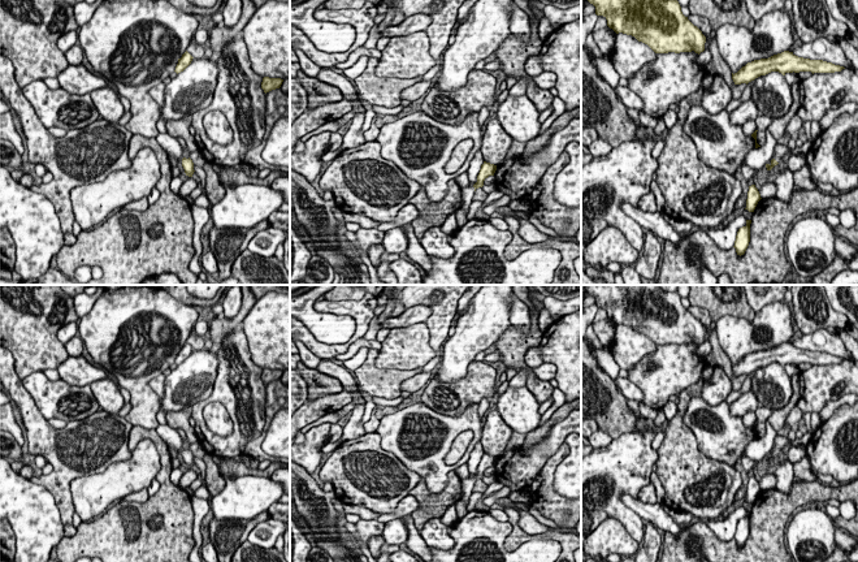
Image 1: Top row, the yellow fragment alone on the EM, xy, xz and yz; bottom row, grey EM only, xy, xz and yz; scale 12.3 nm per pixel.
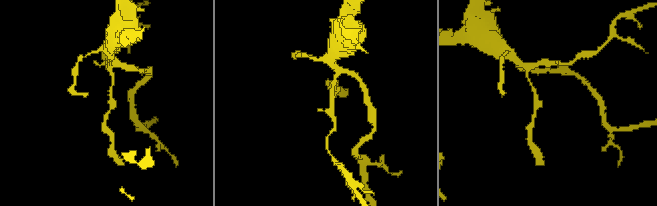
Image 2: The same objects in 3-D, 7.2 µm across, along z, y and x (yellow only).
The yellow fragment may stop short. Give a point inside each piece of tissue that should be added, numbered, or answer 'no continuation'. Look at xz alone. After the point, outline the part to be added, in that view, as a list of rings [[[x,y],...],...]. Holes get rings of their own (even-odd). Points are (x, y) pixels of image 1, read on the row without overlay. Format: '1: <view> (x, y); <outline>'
1: xz (467, 484); [[[467,477],[462,479],[462,497],[460,501],[469,502],[471,494],[473,493],[474,479]]]

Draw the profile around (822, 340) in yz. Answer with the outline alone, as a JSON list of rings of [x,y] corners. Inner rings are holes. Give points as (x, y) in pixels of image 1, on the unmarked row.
[[[818,329],[816,332],[803,334],[801,338],[792,341],[793,346],[810,351],[823,351],[848,360],[854,360],[838,333],[832,334],[828,329]]]

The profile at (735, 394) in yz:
[[[754,372],[749,373],[742,384],[742,388],[740,390],[732,390],[725,402],[728,402],[729,405],[732,402],[734,402],[736,399],[738,399],[744,393],[748,393],[749,390],[751,390],[751,377],[754,376]]]

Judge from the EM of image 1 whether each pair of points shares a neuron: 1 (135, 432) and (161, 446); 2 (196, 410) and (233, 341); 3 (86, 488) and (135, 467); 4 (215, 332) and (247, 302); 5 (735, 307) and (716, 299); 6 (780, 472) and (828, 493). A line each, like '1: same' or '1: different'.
1: same
2: same
3: same
4: same
5: same
6: different

